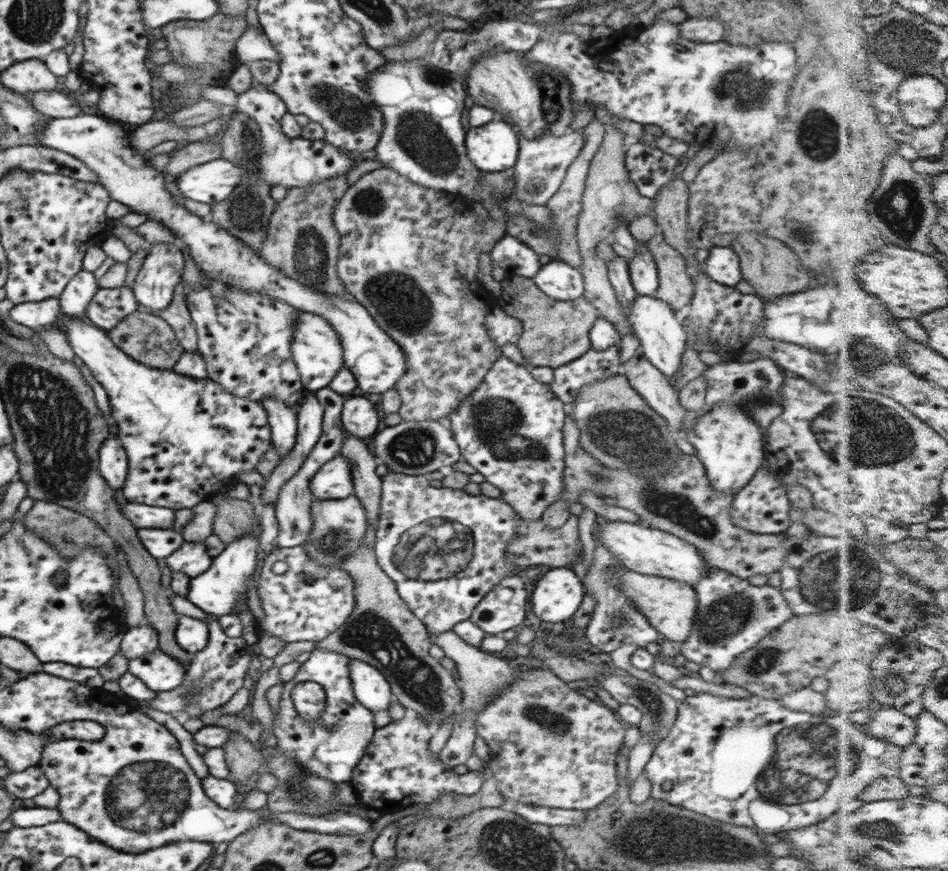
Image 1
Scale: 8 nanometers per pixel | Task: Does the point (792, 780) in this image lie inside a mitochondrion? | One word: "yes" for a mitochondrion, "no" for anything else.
yes

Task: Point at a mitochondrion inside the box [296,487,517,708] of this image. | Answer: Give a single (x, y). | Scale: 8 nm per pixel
(440, 548)

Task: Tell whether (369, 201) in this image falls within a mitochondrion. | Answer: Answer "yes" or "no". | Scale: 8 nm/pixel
yes

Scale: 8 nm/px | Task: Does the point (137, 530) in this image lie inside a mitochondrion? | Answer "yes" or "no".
no

